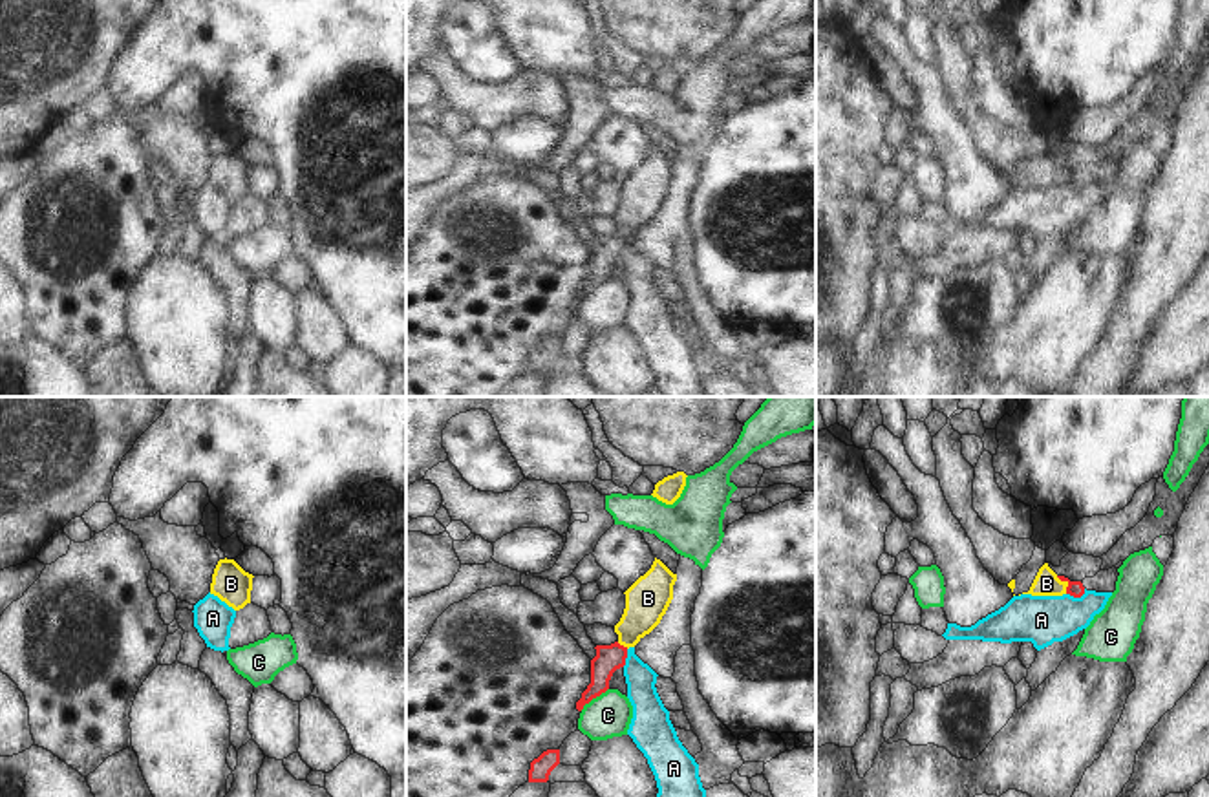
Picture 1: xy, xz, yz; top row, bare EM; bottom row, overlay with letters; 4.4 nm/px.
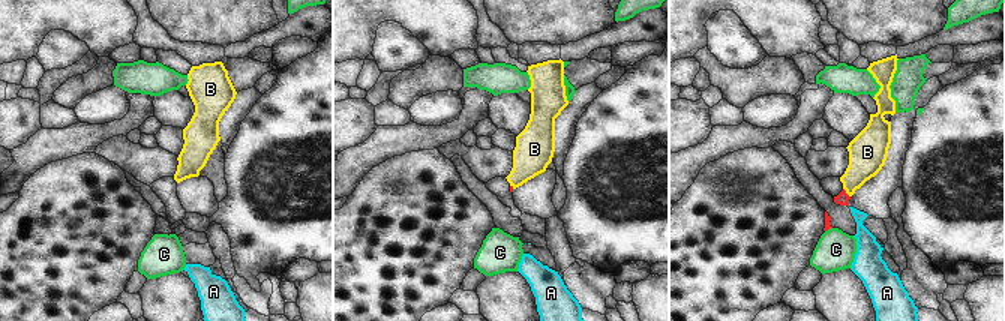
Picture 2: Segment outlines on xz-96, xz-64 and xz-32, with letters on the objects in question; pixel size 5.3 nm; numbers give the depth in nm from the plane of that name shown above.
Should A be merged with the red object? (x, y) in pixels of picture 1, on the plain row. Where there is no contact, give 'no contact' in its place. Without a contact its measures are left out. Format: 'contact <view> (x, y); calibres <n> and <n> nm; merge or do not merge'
contact yz (1076, 187); calibres 70 and 220 nm; do not merge

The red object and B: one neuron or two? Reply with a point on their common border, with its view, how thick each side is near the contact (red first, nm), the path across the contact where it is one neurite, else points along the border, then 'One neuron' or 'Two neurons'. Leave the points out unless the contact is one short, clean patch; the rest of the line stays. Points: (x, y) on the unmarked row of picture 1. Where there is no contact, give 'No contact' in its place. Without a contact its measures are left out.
Touches red at yz (1069, 174). Thickness 70 nm (red) against 110 nm. Path across: yz (1076, 180), (1069, 174), (1047, 174). One neuron

